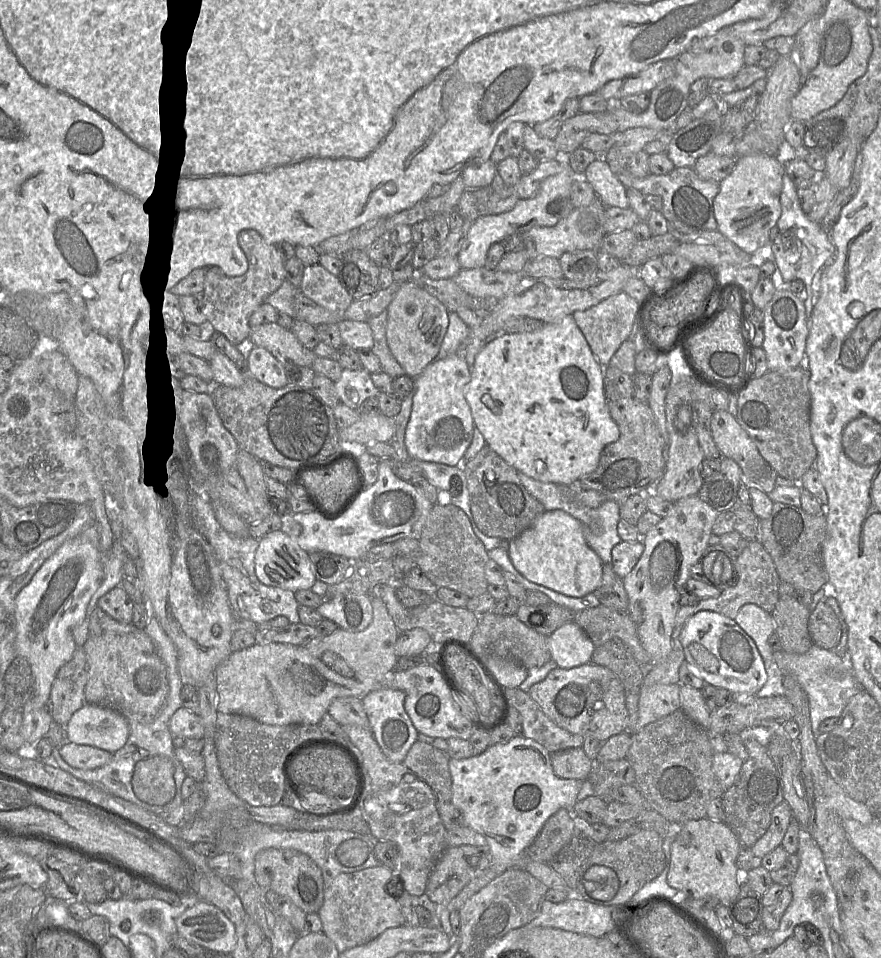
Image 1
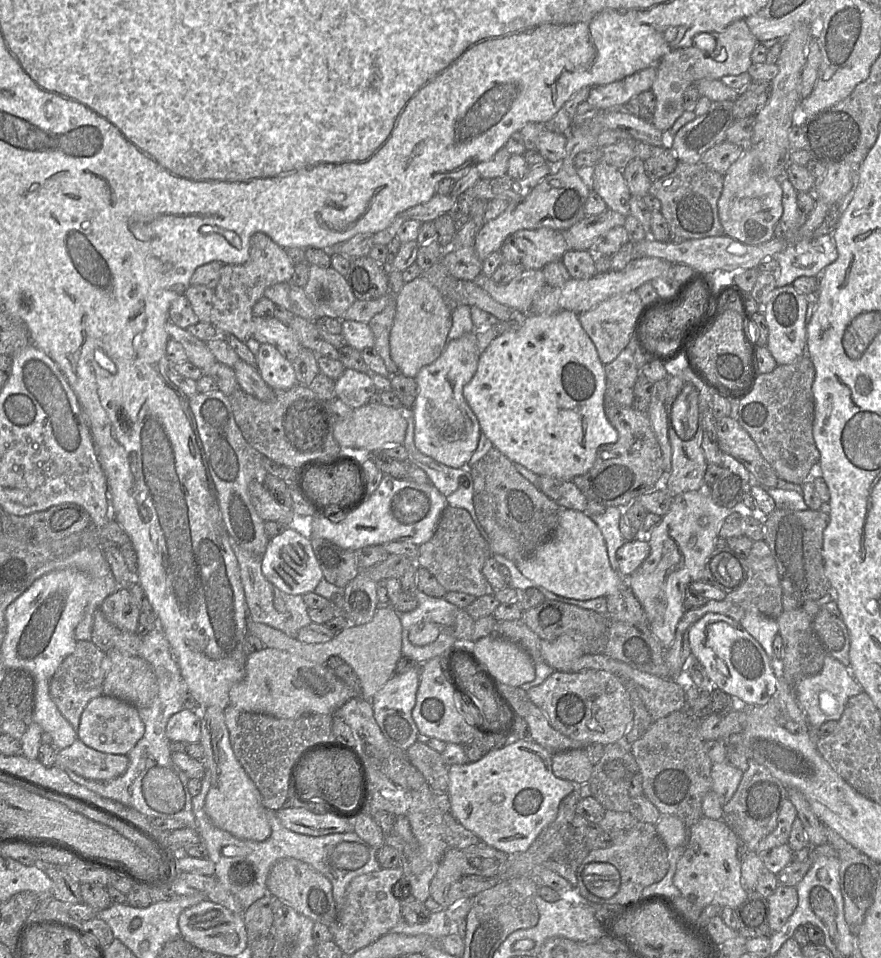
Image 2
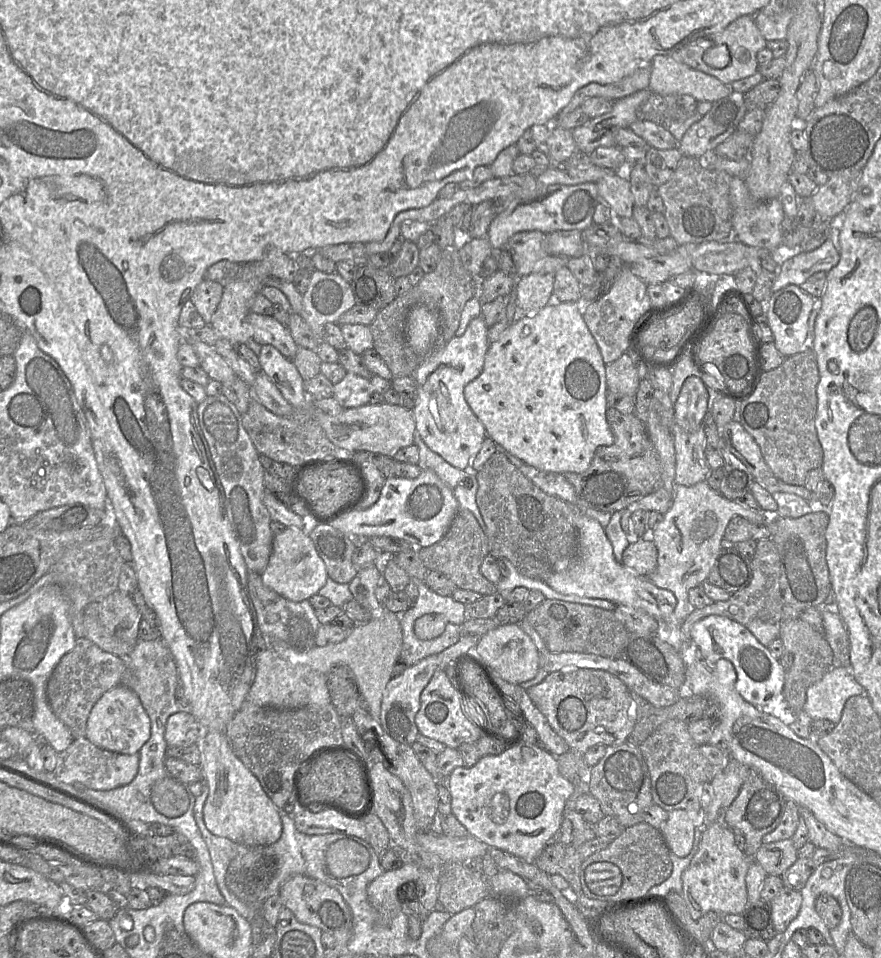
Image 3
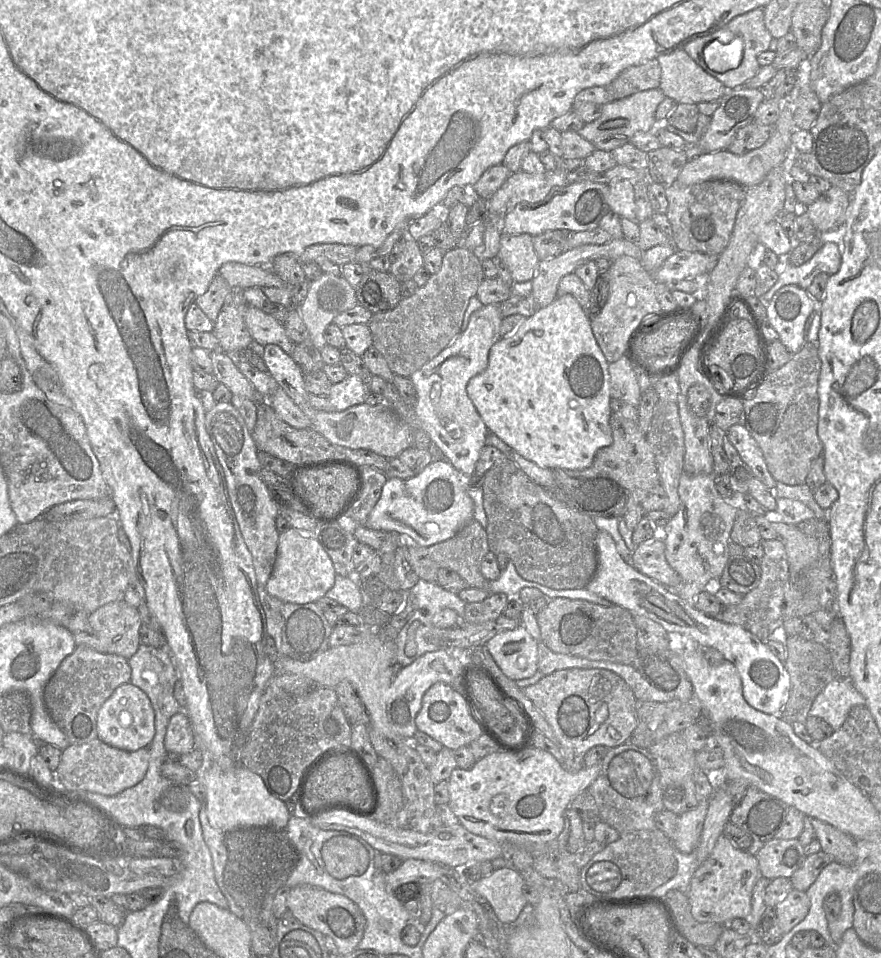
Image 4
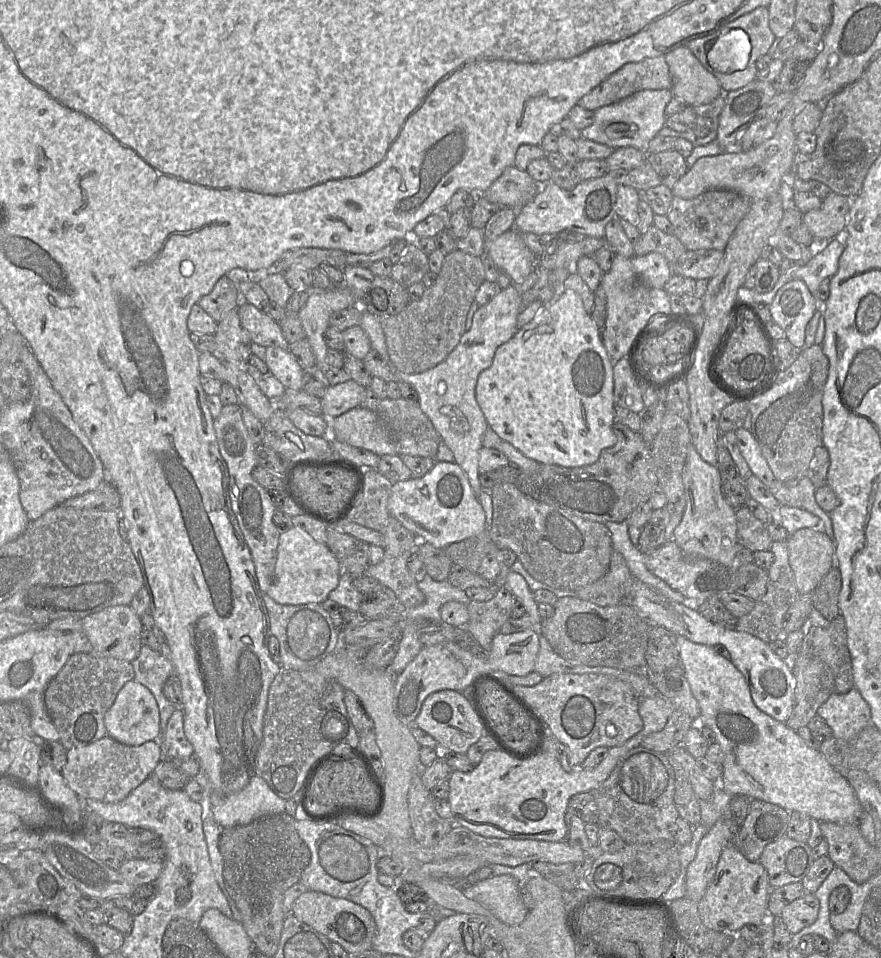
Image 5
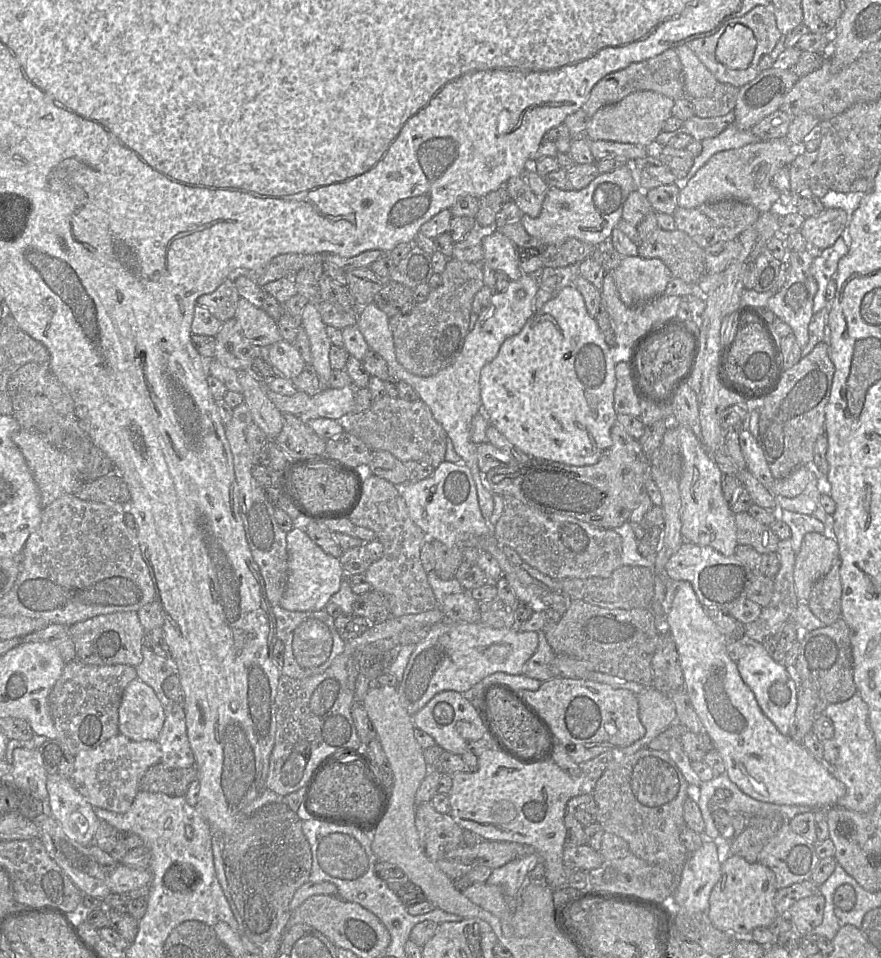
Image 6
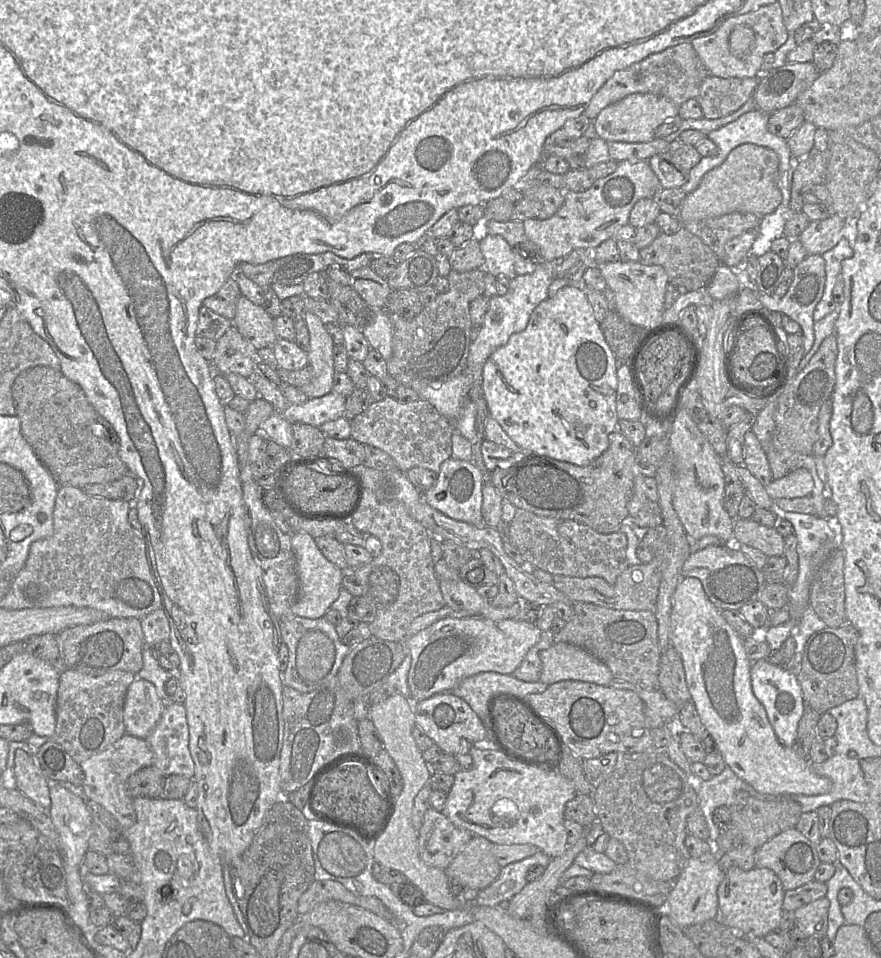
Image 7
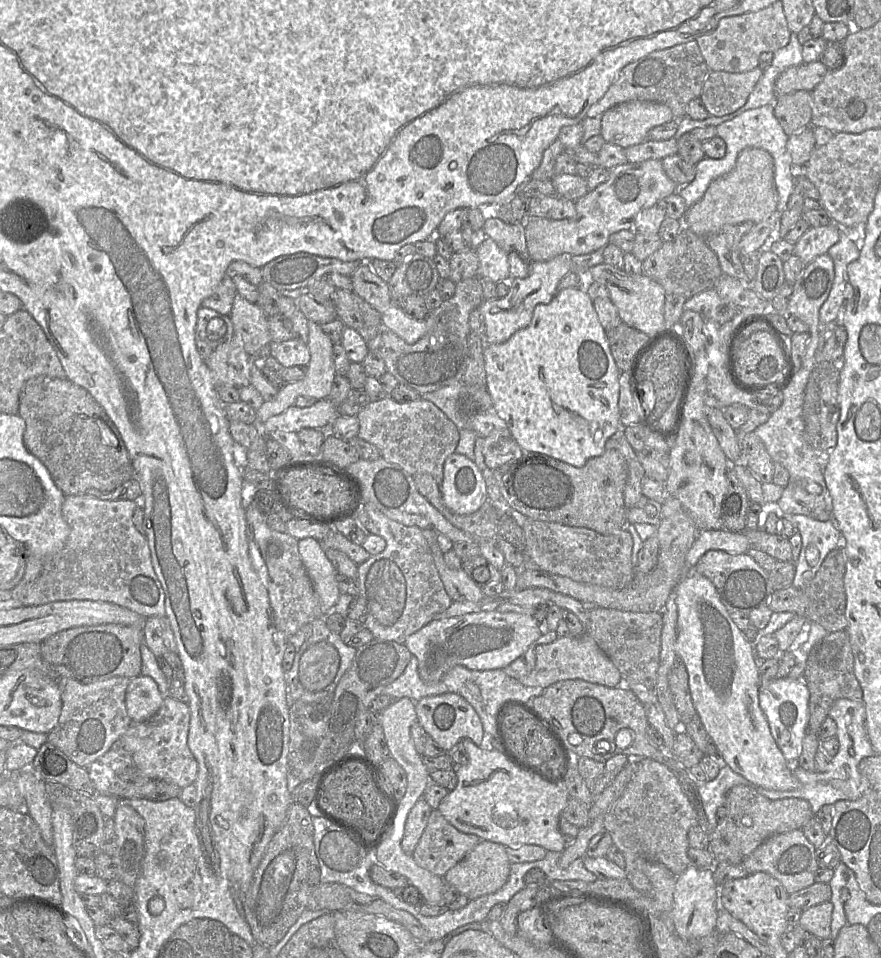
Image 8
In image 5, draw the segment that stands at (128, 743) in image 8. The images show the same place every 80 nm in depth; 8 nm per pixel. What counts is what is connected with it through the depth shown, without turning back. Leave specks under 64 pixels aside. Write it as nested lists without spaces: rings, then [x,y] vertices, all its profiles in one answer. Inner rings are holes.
[[[175,709],[162,737],[161,750],[167,760],[186,760],[194,754],[193,745],[184,733],[184,713]]]

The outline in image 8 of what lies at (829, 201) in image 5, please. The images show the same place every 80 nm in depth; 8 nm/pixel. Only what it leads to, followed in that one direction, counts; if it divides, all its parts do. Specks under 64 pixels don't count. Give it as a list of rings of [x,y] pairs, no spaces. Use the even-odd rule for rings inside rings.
[[[834,222],[826,226],[810,227],[795,243],[794,254],[807,265],[839,241],[840,227]]]

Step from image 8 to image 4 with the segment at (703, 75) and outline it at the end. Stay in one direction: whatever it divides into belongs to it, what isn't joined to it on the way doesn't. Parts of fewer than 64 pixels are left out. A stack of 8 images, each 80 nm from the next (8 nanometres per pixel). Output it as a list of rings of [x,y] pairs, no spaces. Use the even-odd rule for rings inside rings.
[[[656,59],[623,70],[613,81],[602,86],[581,90],[574,98],[573,106],[586,102],[606,104],[628,97],[639,91],[658,88],[661,67]]]

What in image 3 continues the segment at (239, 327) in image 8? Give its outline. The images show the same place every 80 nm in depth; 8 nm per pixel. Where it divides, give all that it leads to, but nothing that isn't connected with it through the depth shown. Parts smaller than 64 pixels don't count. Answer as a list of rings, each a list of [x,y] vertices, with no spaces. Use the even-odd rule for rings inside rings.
[[[249,313],[252,326],[252,339],[260,345],[272,345],[281,354],[293,360],[299,347],[295,343],[288,326],[282,325],[273,316]]]

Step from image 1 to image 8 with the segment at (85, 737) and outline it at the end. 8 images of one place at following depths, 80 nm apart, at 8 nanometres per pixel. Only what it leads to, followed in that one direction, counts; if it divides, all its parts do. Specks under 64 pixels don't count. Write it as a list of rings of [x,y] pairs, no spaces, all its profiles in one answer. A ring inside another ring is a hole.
[[[138,675],[129,681],[125,694],[127,713],[133,723],[148,720],[161,707],[164,697],[149,676]]]

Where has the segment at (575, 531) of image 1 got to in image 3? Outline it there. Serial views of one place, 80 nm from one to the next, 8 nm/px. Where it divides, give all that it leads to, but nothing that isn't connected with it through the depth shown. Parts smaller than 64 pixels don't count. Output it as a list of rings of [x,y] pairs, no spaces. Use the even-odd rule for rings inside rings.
[[[581,514],[576,518],[576,527],[578,531],[576,553],[564,564],[559,564],[544,579],[548,586],[562,594],[609,600],[616,605],[642,609],[656,620],[669,619],[677,604],[672,592],[657,587],[647,577],[639,576],[618,563],[604,528],[595,519]]]

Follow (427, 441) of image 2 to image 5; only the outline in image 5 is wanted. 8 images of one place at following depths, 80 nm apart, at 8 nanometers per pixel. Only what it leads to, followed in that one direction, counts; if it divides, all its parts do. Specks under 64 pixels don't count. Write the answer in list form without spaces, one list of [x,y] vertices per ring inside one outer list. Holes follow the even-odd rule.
[[[512,284],[501,289],[487,304],[478,307],[471,328],[465,331],[445,360],[434,368],[418,374],[405,374],[398,372],[389,362],[395,381],[406,382],[416,390],[417,403],[432,422],[441,441],[452,451],[455,463],[467,475],[476,497],[482,490],[478,472],[479,450],[488,426],[475,398],[476,382],[480,372],[491,365],[496,349],[511,339],[519,329],[517,317],[522,310],[521,294]]]

